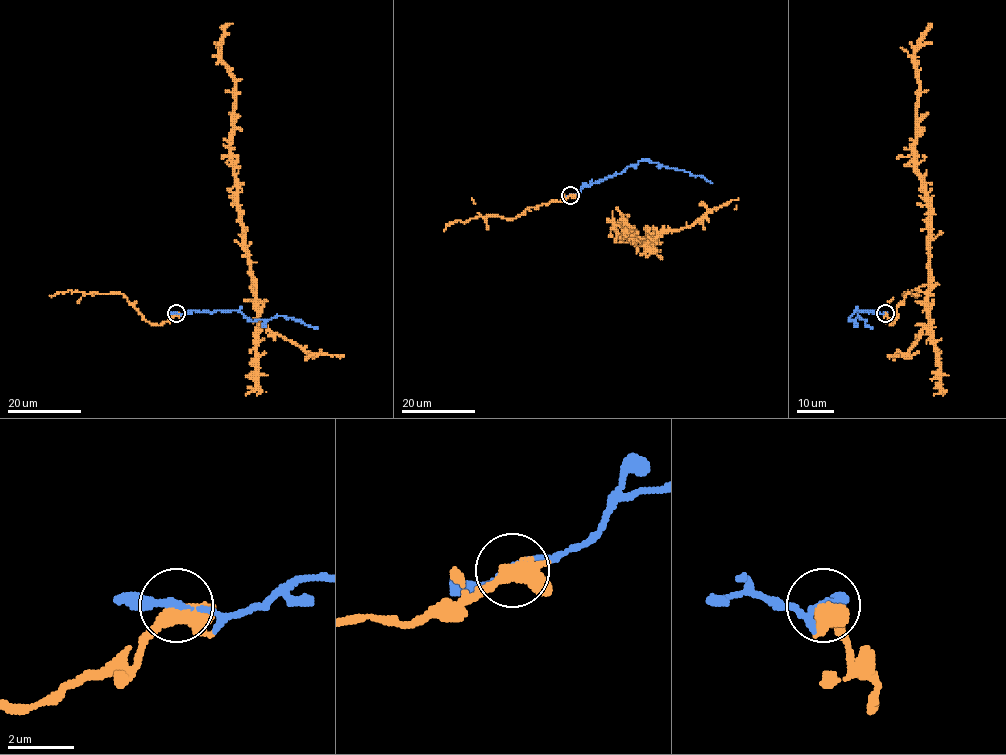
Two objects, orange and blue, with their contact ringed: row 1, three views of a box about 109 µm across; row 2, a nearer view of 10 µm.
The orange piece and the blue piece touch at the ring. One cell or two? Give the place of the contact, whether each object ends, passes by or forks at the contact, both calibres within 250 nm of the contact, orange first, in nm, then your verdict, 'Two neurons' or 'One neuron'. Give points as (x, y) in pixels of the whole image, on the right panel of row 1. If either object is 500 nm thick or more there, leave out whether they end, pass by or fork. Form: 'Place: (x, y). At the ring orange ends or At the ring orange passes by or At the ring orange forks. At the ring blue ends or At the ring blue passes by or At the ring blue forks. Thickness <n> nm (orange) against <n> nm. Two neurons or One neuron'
Place: (885, 313). At the ring orange forks. At the ring blue passes by. Thickness 360 nm (orange) against 200 nm. One neuron

